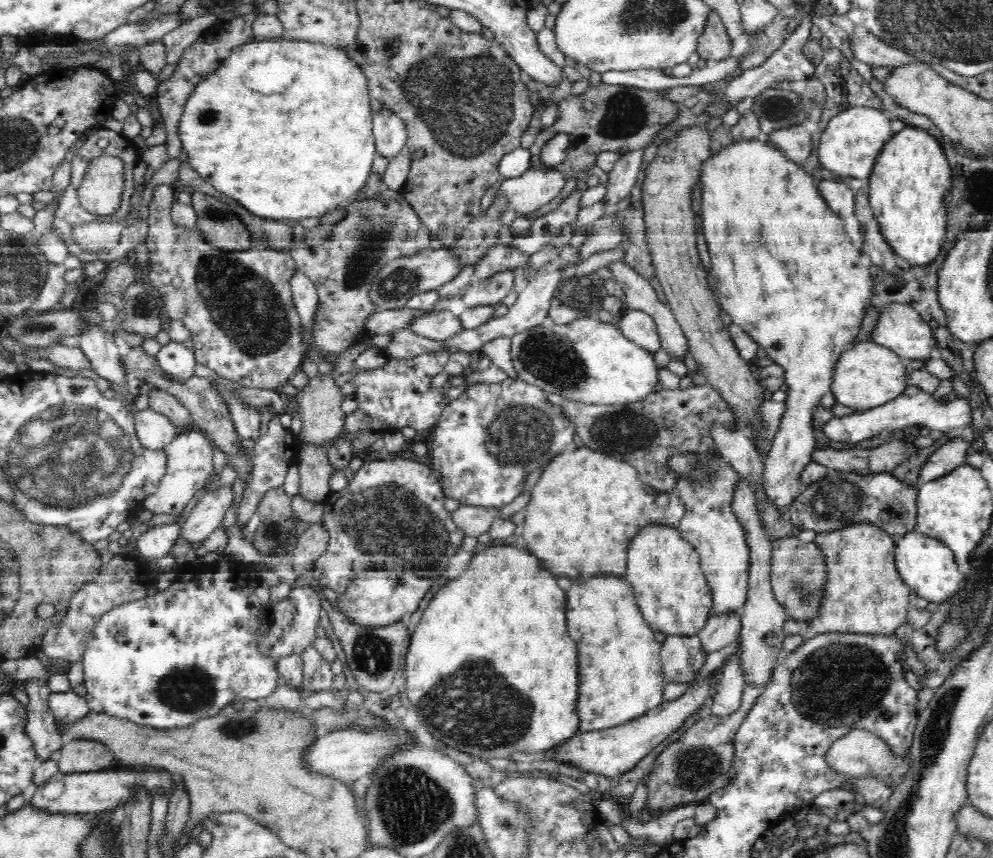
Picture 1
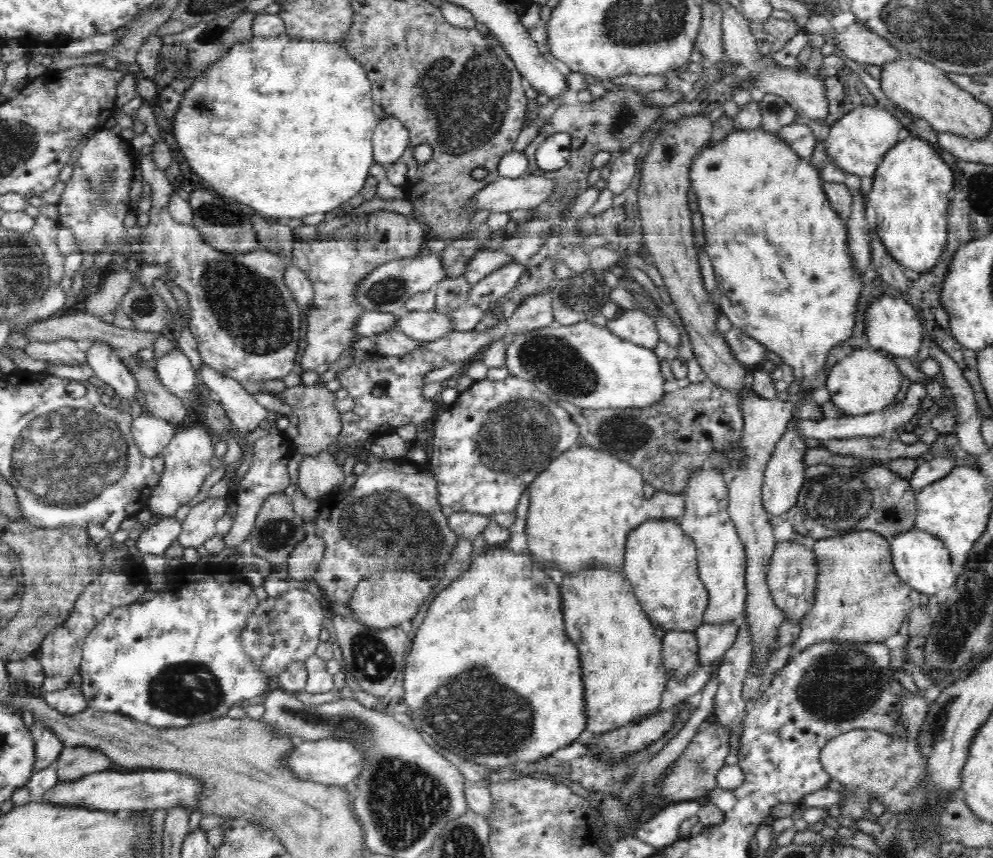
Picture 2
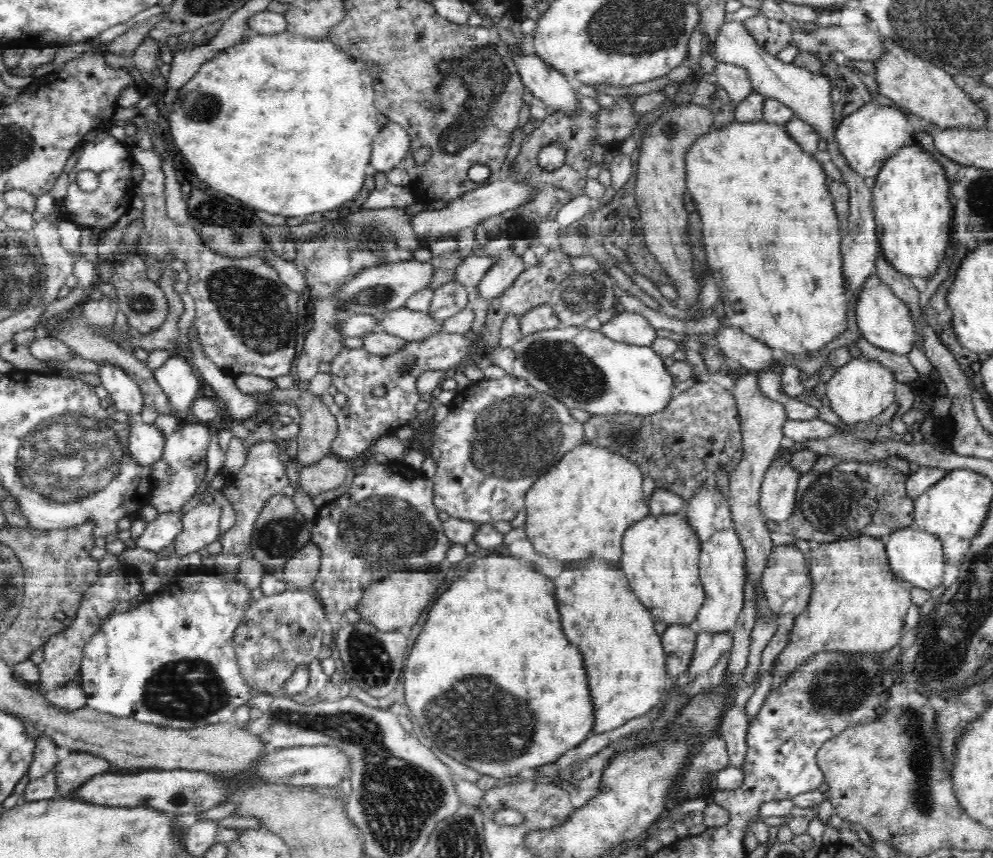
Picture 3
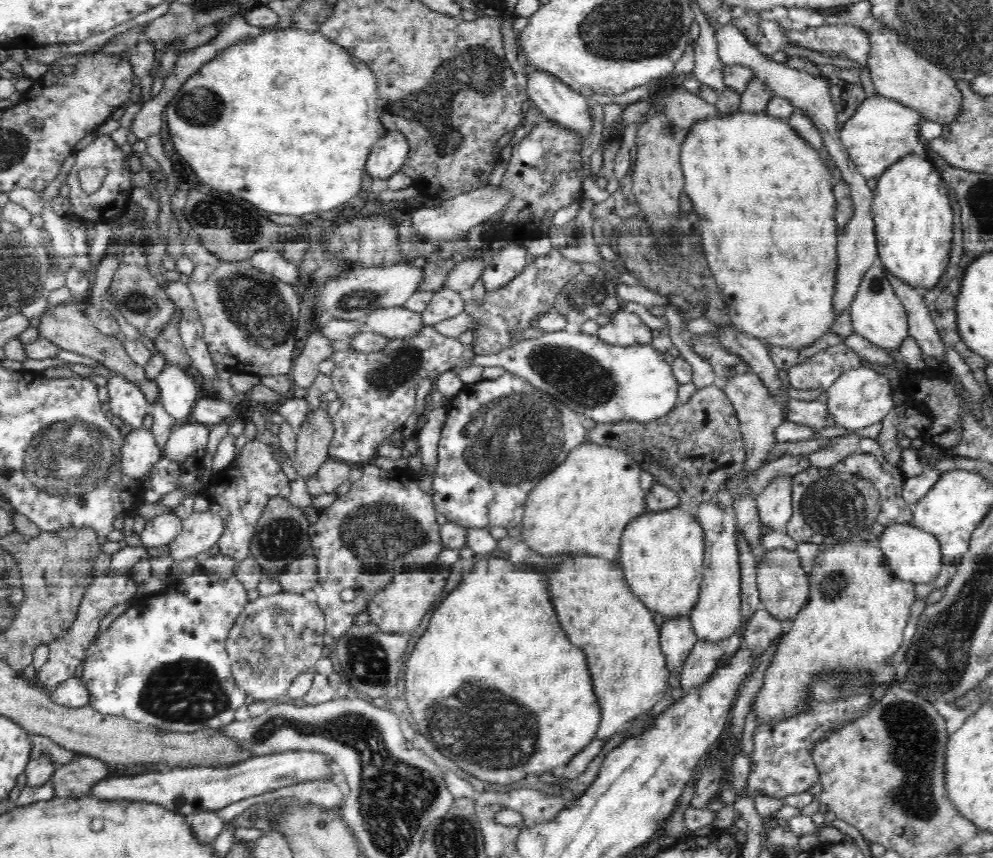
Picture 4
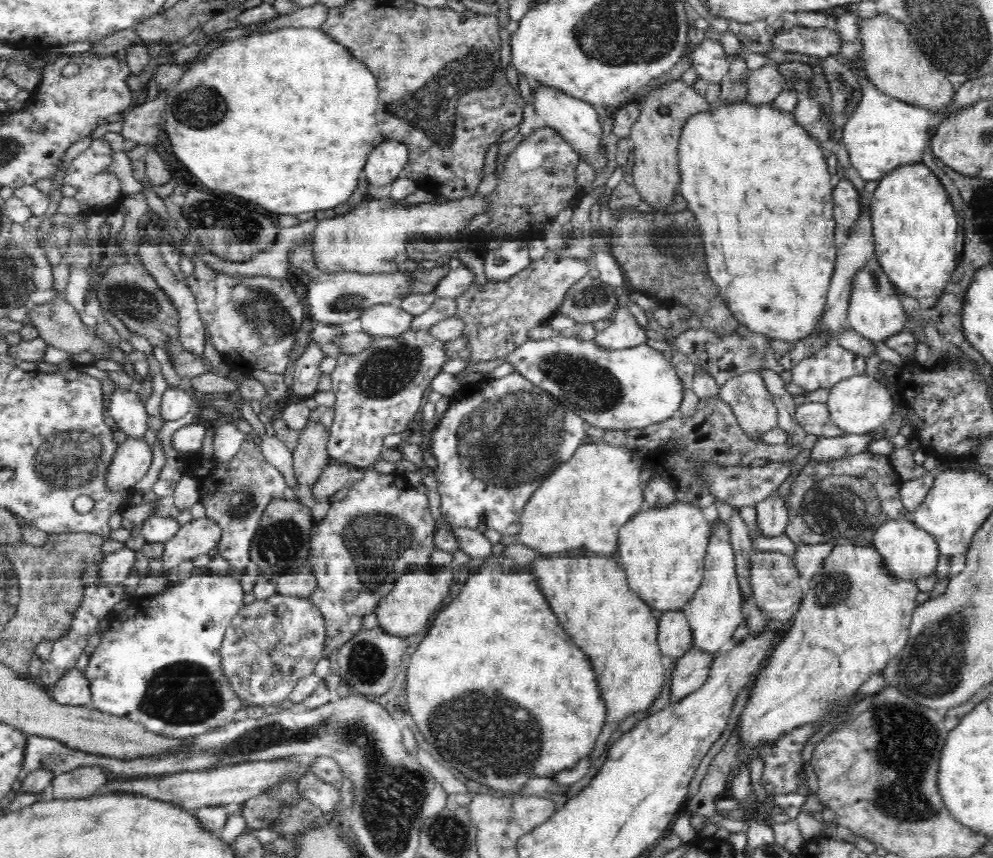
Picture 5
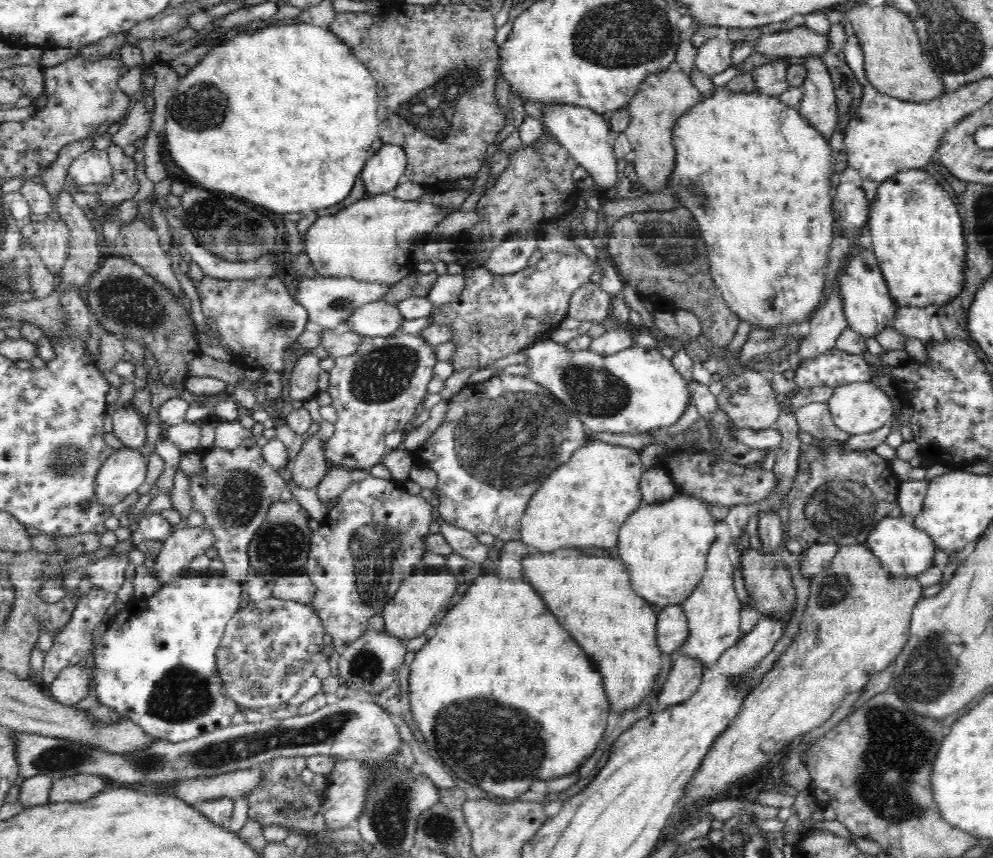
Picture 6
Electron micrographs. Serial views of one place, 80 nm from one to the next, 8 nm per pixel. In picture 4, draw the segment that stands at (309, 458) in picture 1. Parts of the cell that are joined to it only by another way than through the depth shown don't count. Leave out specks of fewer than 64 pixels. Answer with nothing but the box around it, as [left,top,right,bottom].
[306,458,353,497]

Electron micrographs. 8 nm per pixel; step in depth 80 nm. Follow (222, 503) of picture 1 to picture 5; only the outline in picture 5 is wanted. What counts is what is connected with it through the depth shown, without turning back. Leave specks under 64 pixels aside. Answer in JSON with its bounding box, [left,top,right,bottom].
[162,518,221,575]

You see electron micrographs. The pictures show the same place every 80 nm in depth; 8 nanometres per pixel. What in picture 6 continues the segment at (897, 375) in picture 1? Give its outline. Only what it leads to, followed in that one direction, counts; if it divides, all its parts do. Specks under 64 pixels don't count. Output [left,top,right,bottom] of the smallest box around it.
[827,380,894,435]

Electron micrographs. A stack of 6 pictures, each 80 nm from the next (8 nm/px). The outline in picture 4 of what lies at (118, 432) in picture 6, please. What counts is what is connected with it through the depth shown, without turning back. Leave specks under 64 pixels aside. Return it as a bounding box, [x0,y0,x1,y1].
[108,373,148,430]

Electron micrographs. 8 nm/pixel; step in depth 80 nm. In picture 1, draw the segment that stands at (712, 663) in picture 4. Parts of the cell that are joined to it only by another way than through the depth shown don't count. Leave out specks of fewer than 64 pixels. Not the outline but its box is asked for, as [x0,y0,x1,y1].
[696,610,742,654]

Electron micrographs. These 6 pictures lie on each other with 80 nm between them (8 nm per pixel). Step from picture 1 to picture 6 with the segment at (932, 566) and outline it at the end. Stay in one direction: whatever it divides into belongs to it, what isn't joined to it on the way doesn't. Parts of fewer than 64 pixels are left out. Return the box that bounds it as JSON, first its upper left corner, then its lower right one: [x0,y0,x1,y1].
[865,517,935,577]

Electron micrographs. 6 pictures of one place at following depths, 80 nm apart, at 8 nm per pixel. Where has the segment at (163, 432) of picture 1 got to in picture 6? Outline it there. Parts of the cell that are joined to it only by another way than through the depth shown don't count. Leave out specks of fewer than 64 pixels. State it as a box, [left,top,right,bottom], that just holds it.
[96,448,148,507]

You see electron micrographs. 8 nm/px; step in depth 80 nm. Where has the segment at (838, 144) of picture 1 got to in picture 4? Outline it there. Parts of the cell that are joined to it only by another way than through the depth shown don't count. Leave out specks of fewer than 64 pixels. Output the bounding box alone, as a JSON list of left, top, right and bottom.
[841,94,925,191]

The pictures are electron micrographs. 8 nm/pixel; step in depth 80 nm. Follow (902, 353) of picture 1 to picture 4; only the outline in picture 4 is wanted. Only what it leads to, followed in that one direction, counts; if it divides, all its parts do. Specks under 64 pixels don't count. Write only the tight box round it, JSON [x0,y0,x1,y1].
[850,263,910,350]

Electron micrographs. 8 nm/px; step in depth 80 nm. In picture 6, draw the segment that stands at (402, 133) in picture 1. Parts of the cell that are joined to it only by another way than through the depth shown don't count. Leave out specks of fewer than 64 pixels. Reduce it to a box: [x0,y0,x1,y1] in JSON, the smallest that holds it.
[361,143,407,196]

